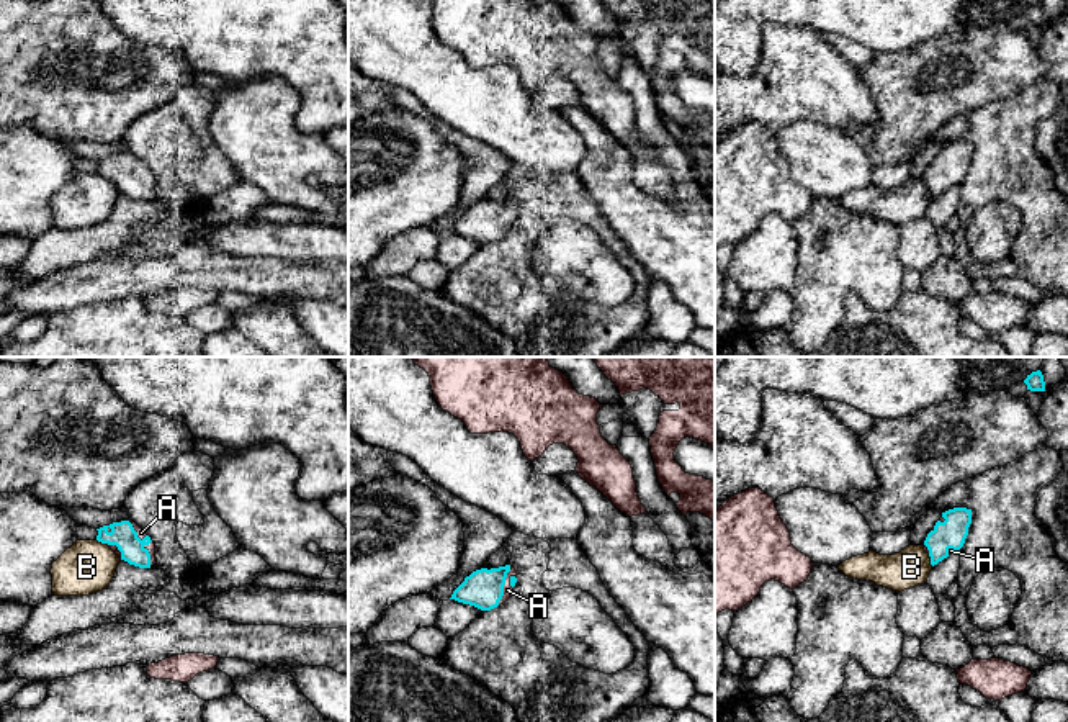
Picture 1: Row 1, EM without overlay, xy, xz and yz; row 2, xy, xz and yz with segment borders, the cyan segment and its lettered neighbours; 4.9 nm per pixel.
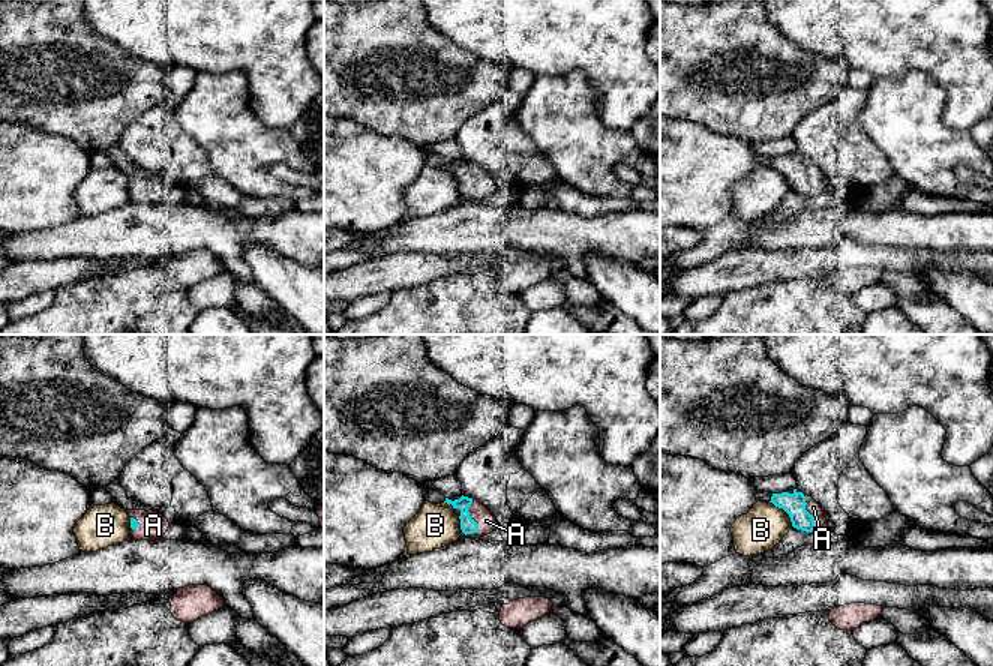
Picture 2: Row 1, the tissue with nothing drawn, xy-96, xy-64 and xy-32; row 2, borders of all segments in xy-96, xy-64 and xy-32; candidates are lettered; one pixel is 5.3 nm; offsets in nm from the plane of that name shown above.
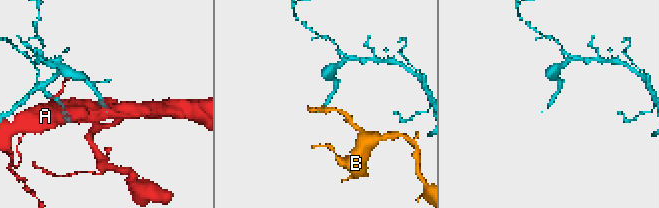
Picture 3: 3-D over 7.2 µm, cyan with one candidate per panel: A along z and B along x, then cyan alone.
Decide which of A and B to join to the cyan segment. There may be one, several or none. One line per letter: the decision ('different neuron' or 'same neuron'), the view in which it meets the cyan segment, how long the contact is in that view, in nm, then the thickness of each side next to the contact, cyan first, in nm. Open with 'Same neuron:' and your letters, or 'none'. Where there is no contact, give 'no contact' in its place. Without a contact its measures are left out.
Same neuron: A
A: same neuron; contact in xz; length 200 nm; calibres 190 and 50 nm
B: different neuron; contact in yz; length 70 nm; calibres 140 and 190 nm

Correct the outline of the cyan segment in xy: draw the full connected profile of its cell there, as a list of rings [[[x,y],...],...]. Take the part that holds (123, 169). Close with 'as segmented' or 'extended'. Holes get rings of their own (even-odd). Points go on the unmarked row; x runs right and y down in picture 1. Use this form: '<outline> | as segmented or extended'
[[[131,152],[103,159],[96,174],[106,177],[121,193],[139,201],[150,201],[155,195],[155,177],[147,165]]] | extended

